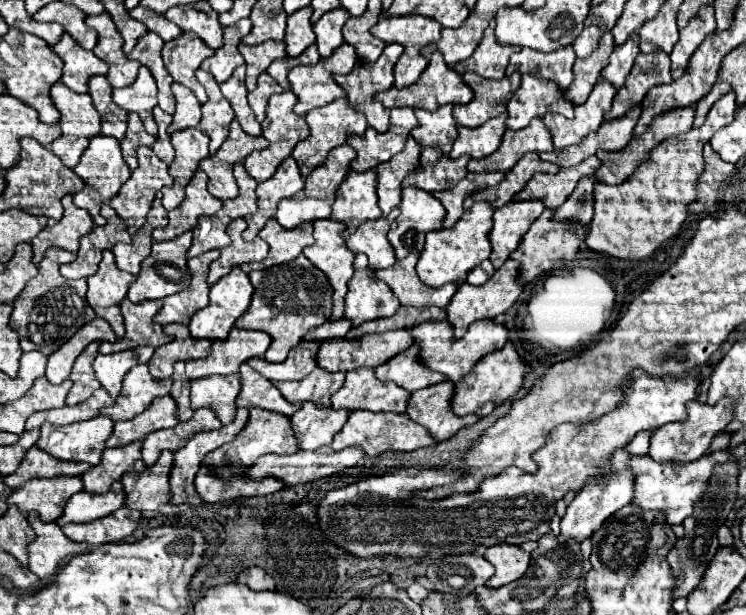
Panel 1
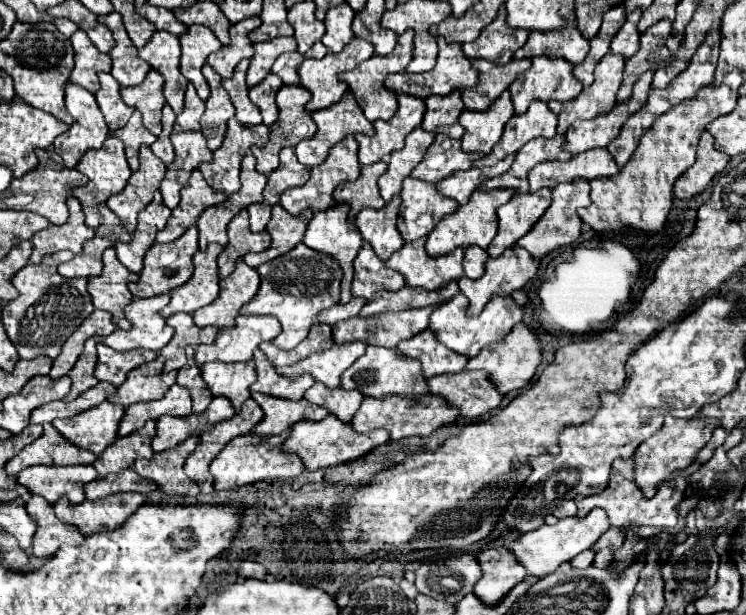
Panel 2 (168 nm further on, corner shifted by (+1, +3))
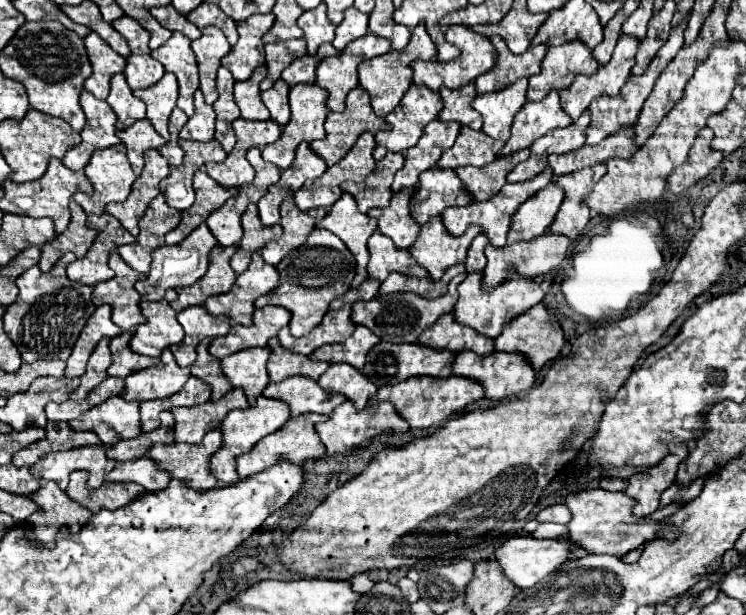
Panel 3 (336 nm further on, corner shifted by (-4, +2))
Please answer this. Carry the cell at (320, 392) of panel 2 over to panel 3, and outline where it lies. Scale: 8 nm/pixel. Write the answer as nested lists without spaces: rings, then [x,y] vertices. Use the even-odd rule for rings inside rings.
[[[333,364],[329,370],[319,378],[319,384],[325,390],[343,392],[349,400],[355,402],[355,406],[365,406],[369,398],[377,392],[377,386],[361,374],[361,370],[349,366],[349,364]]]

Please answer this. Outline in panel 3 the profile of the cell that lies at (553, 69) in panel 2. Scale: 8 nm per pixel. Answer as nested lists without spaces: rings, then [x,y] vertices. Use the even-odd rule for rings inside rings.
[[[573,40],[563,46],[549,46],[541,64],[541,72],[529,78],[527,100],[541,100],[551,90],[567,88],[575,74],[593,74],[599,68],[587,44]]]

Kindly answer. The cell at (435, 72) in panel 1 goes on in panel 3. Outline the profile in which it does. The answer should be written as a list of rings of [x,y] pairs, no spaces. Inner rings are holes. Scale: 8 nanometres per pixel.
[[[459,24],[449,26],[449,30],[445,32],[445,36],[447,36],[447,40],[451,40],[451,44],[455,44],[455,46],[461,50],[459,58],[455,58],[455,60],[451,60],[451,62],[433,62],[433,60],[429,60],[429,62],[423,62],[423,60],[413,62],[411,66],[413,66],[413,82],[415,82],[415,84],[425,84],[427,88],[431,88],[431,90],[435,90],[435,92],[437,92],[441,86],[461,88],[461,86],[465,86],[467,82],[475,80],[477,76],[485,74],[487,70],[491,70],[491,68],[495,66],[497,52],[495,52],[495,46],[489,42],[487,36],[477,34],[477,32],[473,32],[471,28],[459,26]]]

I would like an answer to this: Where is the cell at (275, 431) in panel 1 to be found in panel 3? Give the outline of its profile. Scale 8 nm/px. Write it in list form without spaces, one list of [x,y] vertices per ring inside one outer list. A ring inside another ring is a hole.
[[[291,376],[283,382],[269,384],[263,390],[263,396],[287,402],[291,408],[291,416],[301,416],[307,412],[331,414],[335,406],[347,400],[345,394],[333,394],[331,390],[323,390],[317,380],[307,376]]]

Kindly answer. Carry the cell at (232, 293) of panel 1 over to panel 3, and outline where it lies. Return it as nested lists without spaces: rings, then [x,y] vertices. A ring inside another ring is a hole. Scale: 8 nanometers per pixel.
[[[253,254],[251,266],[237,276],[233,288],[225,294],[215,294],[205,300],[205,308],[213,316],[227,316],[237,324],[251,326],[255,300],[269,294],[279,286],[279,272],[275,266],[265,264],[261,254]]]

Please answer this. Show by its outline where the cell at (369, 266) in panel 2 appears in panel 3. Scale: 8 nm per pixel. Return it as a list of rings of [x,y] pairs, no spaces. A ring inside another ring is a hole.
[[[375,232],[369,238],[369,252],[371,252],[371,260],[369,260],[369,278],[375,280],[385,280],[387,274],[399,270],[405,274],[413,274],[413,276],[429,276],[429,272],[417,264],[417,260],[409,254],[409,248],[397,248],[395,242],[391,238],[387,238],[381,232]]]

